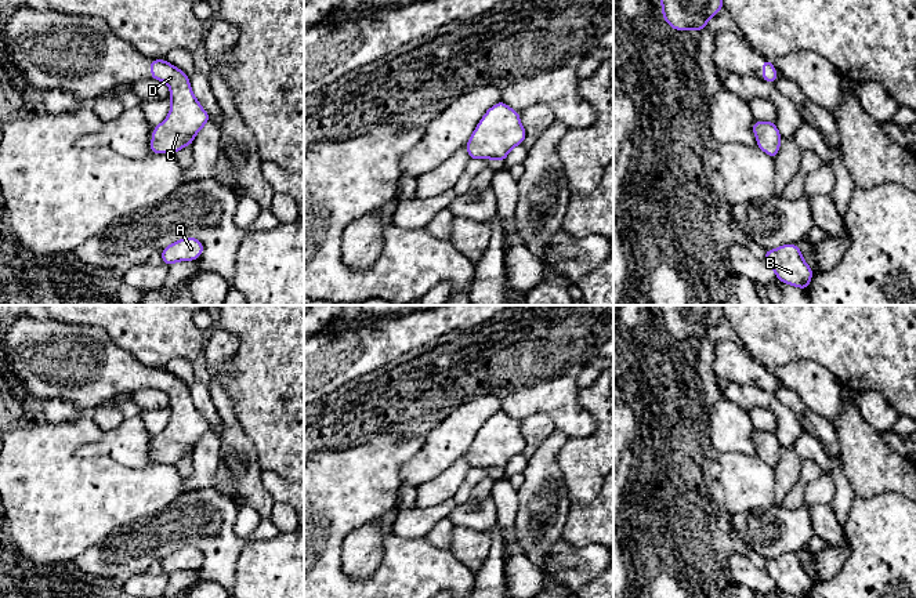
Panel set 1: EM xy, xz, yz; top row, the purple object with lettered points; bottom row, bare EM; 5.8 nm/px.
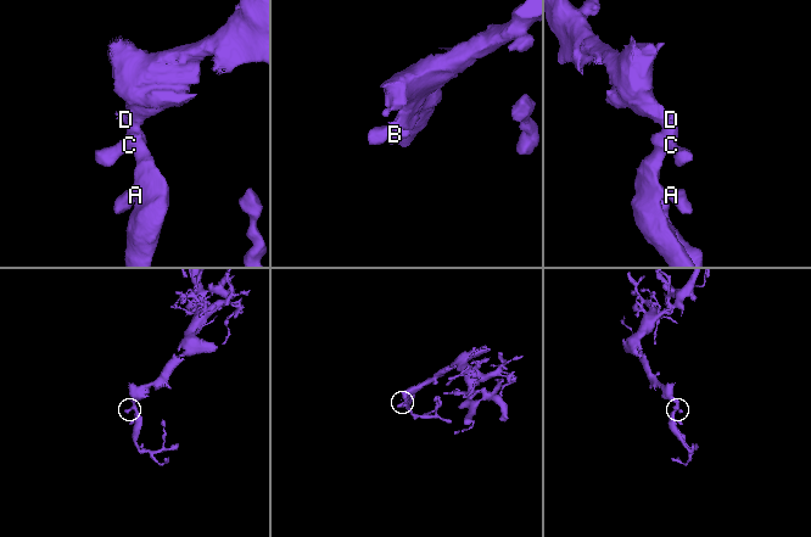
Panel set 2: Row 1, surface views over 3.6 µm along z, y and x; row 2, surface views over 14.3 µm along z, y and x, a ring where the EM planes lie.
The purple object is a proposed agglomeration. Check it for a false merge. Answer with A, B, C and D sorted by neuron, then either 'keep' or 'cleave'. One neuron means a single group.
groups A B C D; keep

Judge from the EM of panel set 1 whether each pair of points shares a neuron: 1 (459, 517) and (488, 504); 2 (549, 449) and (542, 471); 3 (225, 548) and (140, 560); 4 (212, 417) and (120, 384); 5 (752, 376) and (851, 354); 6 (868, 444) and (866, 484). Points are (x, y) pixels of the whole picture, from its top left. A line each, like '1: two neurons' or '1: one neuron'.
1: one neuron
2: one neuron
3: one neuron
4: two neurons
5: two neurons
6: one neuron

